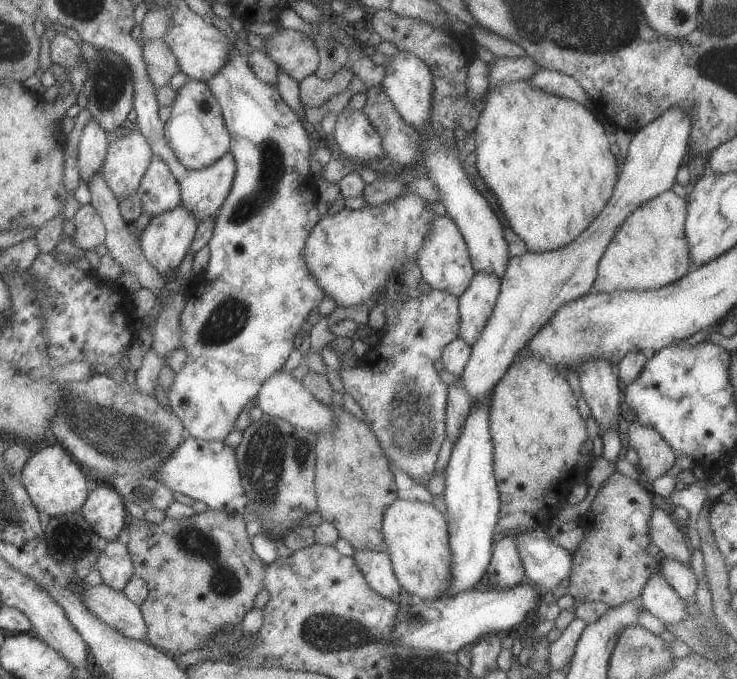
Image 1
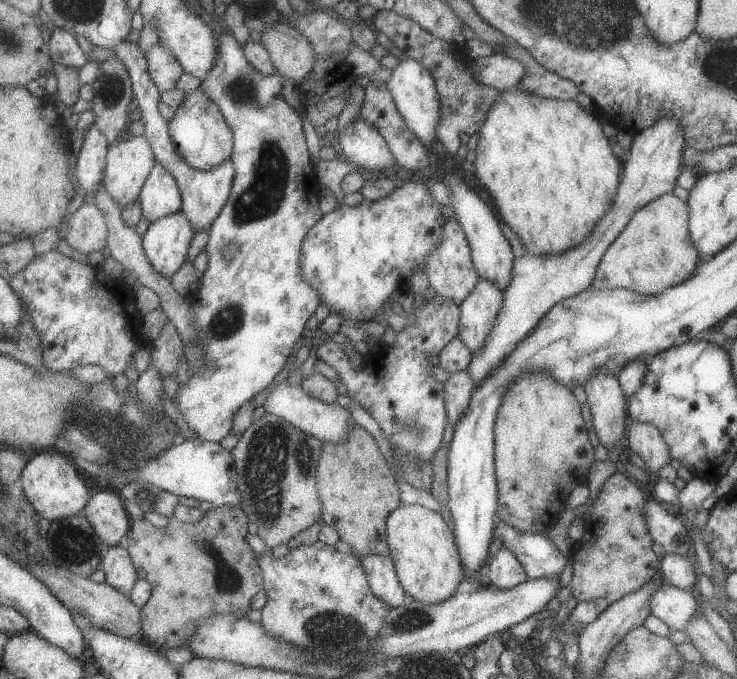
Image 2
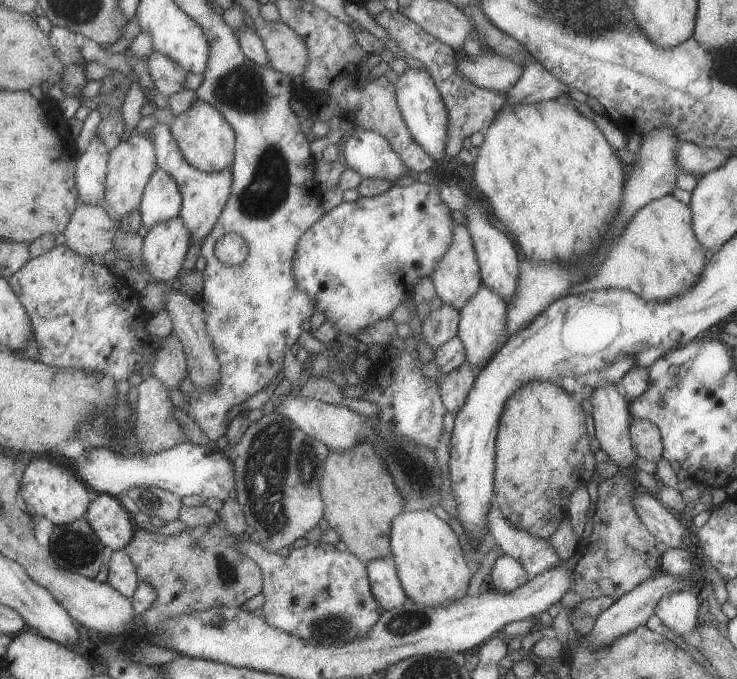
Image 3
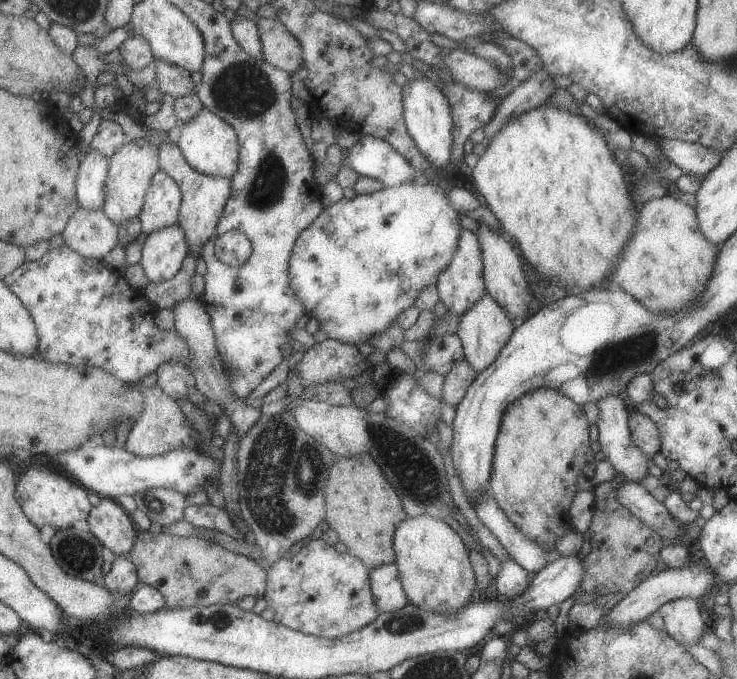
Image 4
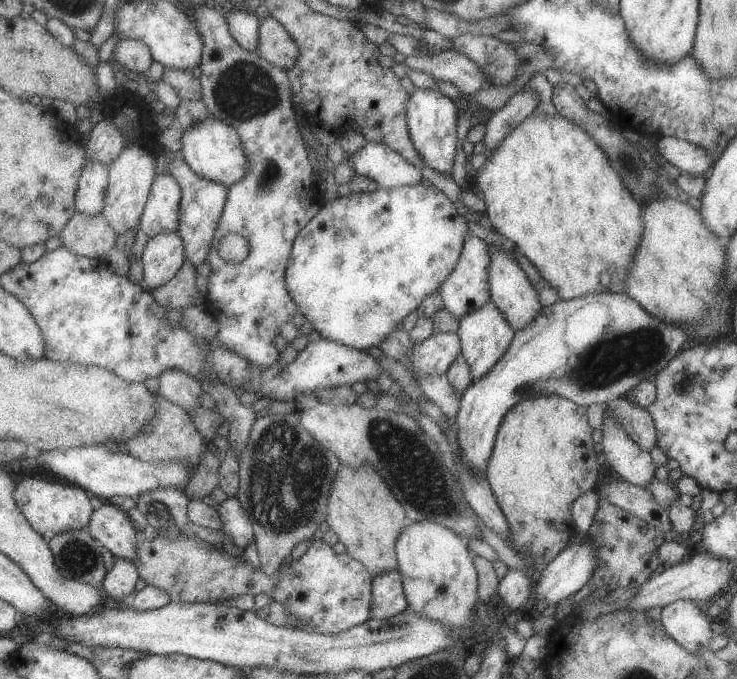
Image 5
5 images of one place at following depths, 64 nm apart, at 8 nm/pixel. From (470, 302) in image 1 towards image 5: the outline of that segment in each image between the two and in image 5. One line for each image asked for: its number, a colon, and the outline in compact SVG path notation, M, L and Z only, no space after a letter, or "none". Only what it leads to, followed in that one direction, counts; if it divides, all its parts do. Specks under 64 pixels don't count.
2: M479 278L473 290L459 302L459 340L471 356L481 348L485 336L493 328L493 320L501 308L501 292L489 280Z
3: M481 284L479 292L459 312L459 332L457 332L457 338L465 346L465 358L467 358L465 362L471 364L473 370L485 368L489 360L497 354L503 340L507 338L505 326L507 326L507 304L503 302L501 296L497 296L493 290Z
4: M487 292L483 296L479 296L479 300L461 314L459 328L457 328L457 338L459 338L461 346L463 346L463 360L475 372L475 376L495 360L495 356L507 344L513 330L515 330L515 324L509 322L505 310Z
5: M491 300L485 302L485 304L481 304L479 308L475 308L473 312L469 312L467 316L463 316L459 320L457 338L461 342L461 356L465 358L469 370L471 370L471 382L479 380L493 364L497 364L497 360L509 348L509 344L513 340L513 334L515 332L507 324L505 316L501 316L501 312L495 308L495 304Z

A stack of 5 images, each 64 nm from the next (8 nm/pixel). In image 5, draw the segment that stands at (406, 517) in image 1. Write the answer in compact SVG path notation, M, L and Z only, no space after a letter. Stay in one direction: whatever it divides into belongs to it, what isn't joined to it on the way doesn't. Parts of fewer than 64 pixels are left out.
M431 520L411 522L395 540L395 556L409 610L437 620L439 624L453 628L453 632L463 632L465 636L471 630L473 622L469 618L475 612L475 602L479 600L477 572L465 540L453 530Z

